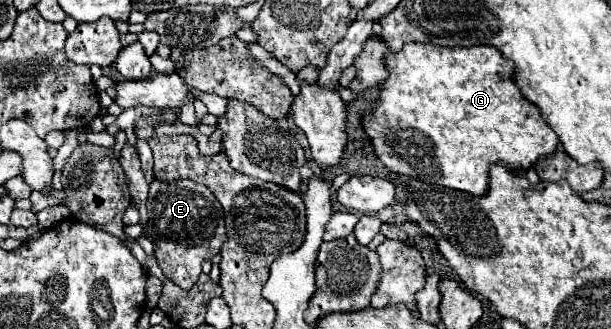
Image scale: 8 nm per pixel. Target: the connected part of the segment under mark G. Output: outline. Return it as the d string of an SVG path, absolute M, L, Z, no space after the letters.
M407 43L403 45L401 51L397 53L387 53L385 55L385 69L387 69L387 79L383 81L383 85L379 87L379 99L373 103L371 111L365 113L363 117L363 131L371 141L373 153L379 157L379 161L393 173L399 175L407 175L413 179L425 179L427 183L435 183L441 187L449 187L449 189L457 189L457 191L469 191L471 195L483 195L487 191L487 173L489 173L489 163L505 163L509 165L509 169L515 171L527 171L529 167L533 167L533 163L541 157L545 157L545 153L553 153L557 149L557 135L555 131L547 125L547 121L541 117L537 105L533 105L531 101L527 101L521 93L519 87L513 85L513 81L507 77L511 75L511 63L507 63L507 59L489 45L473 45L473 47L439 47L439 45L431 45L431 43Z

